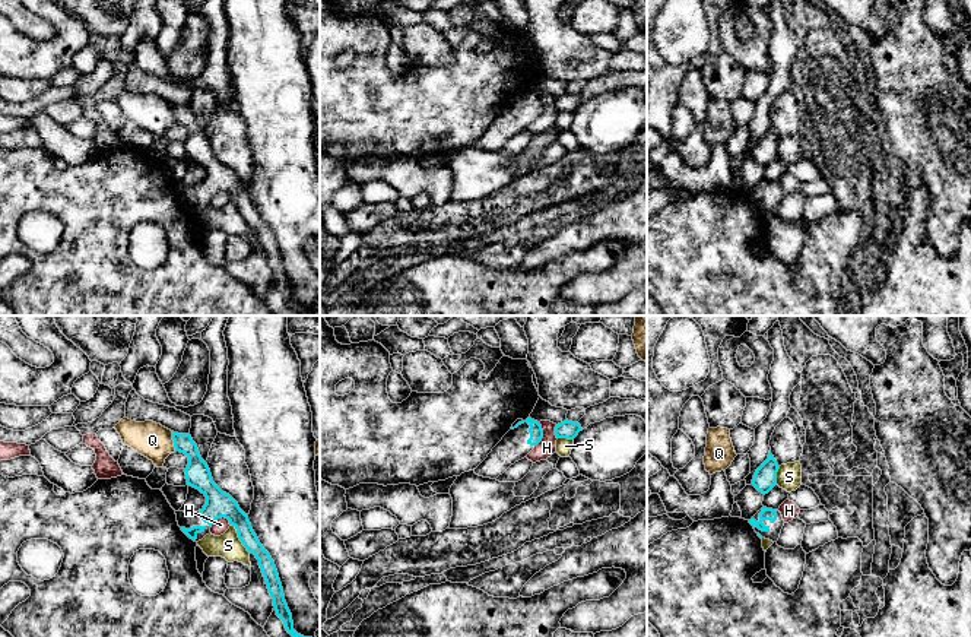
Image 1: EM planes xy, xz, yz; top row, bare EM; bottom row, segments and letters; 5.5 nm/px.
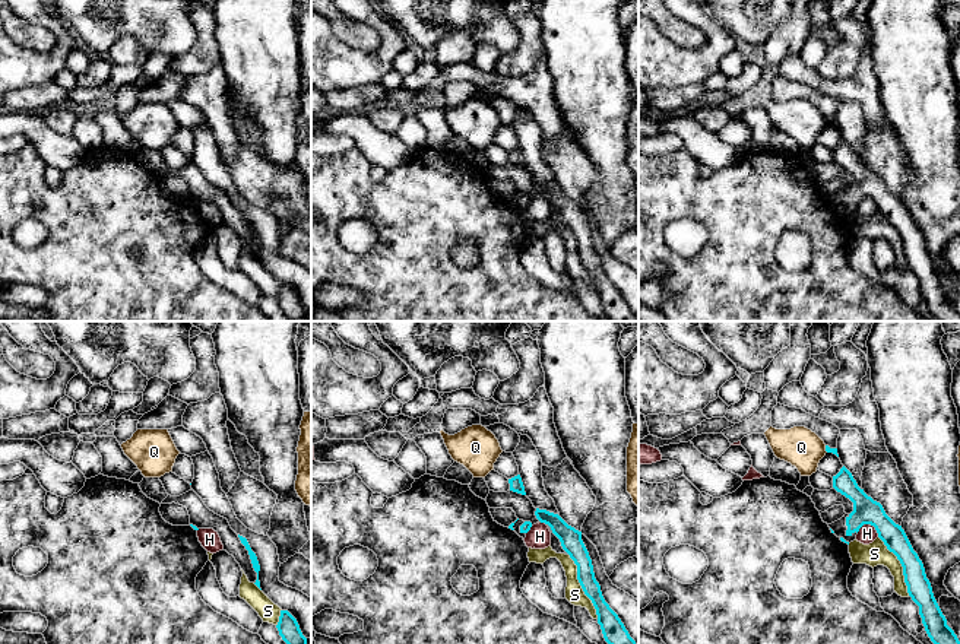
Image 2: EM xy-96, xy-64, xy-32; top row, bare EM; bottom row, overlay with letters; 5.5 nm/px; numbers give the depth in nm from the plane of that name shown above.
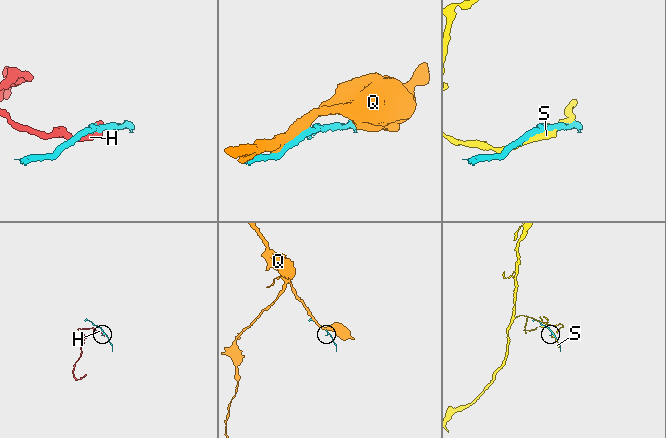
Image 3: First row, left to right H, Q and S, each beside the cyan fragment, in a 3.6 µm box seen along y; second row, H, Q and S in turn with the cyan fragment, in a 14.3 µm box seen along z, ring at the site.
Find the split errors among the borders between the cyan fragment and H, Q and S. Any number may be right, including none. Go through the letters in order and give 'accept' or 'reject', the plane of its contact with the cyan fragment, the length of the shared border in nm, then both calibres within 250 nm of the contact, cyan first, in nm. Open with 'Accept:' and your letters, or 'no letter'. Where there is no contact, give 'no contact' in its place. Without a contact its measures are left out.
Accept: no letter
H: reject; contact in xz; length 140 nm; calibres 80 and 100 nm
Q: reject; contact in xy; length 110 nm; calibres 140 and 200 nm
S: reject; contact in xy; length 200 nm; calibres 150 and 140 nm

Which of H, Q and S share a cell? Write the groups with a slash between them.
H / Q / S

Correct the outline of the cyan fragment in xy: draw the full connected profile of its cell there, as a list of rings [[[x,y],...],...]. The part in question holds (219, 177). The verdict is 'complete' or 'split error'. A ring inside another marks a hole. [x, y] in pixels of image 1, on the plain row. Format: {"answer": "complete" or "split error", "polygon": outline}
{"answer": "split error", "polygon": [[[172,104],[172,112],[175,124],[184,126],[188,130],[188,137],[184,142],[187,158],[199,162],[206,169],[206,177],[199,184],[175,184],[181,203],[190,212],[199,215],[210,206],[210,200],[218,191],[228,191],[229,197],[237,202],[242,218],[258,232],[269,266],[273,272],[276,288],[283,294],[286,304],[299,316],[318,316],[312,310],[304,310],[293,302],[292,286],[285,273],[275,234],[260,216],[248,188],[239,181],[238,175],[213,155],[210,142],[202,131],[191,108]]]}

